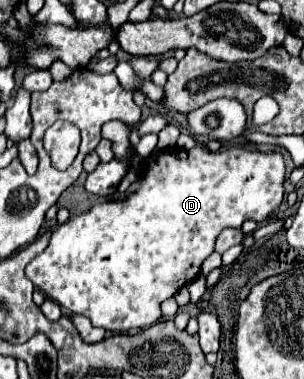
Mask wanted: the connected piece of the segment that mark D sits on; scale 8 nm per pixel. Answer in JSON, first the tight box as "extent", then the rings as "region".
{"extent":[25,145,285,333],"region":[[[175,145],[151,153],[141,171],[141,183],[133,195],[123,201],[95,203],[89,211],[55,227],[47,249],[25,267],[25,275],[49,299],[71,313],[89,317],[93,327],[115,333],[127,333],[157,323],[161,319],[161,303],[197,279],[203,261],[215,251],[215,241],[223,229],[241,229],[245,219],[261,223],[283,199],[285,163],[279,153],[247,151],[239,147],[213,153],[205,147],[187,151]]]}

